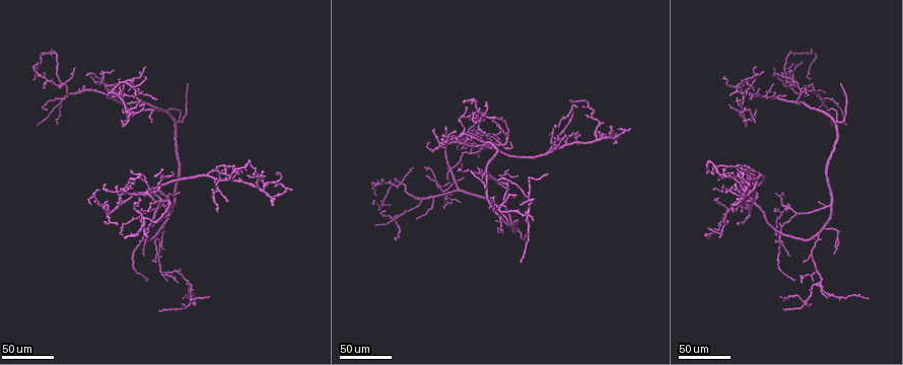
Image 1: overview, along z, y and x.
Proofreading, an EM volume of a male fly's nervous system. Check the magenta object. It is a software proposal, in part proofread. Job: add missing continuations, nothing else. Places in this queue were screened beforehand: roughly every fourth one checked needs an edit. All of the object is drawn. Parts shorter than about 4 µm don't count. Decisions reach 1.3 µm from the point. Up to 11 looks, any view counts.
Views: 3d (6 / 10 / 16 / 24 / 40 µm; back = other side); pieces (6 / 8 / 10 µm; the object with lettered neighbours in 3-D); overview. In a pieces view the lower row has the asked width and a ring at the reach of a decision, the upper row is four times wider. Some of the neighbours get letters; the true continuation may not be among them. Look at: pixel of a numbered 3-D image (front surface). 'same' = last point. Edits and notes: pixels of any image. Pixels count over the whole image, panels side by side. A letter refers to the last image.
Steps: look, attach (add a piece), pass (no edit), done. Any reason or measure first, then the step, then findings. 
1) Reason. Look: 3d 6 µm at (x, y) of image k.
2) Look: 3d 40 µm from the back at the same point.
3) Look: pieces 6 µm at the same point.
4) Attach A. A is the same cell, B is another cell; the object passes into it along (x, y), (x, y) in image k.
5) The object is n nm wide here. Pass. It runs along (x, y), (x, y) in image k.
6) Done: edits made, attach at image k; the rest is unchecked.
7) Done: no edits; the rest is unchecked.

An open end. Look: 3d 24 µm at (744, 166) of image 1.

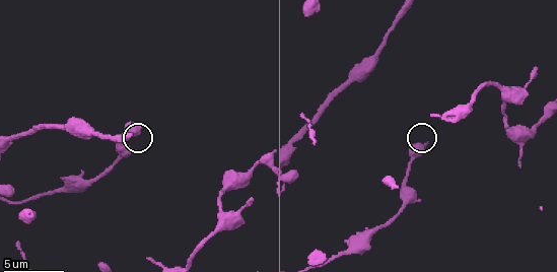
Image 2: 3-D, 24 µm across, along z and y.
Look: pieces 10 µm at (142, 126) of image 2.

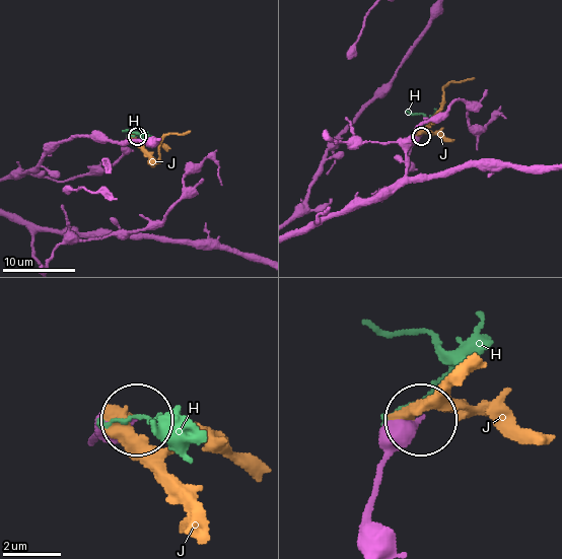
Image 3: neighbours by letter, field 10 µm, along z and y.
Pass. H and J are other cells; it runs along (364, 540), (381, 460), (420, 418) in image 3; no lettered piece goes on from it.

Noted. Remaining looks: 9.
Look: 3d 40 µm at (839, 85) of image 1.

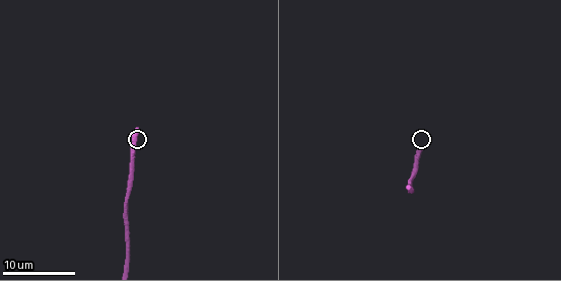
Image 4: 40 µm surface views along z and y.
Look: pieces 8 µm at (135, 131) of image 4.

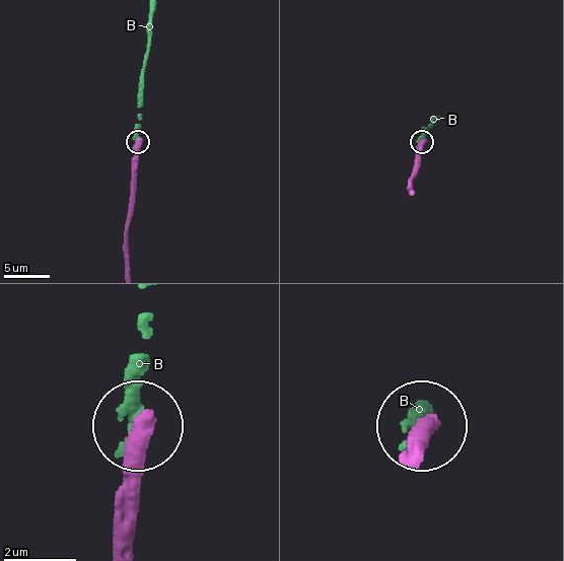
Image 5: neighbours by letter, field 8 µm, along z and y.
The object is 420 nm wide here. Pass. B is another cell; it runs along (123, 549), (138, 425) in image 5; none of them fits.

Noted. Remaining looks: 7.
Long arm stops here. Look: 3d 40 µm at (496, 220) of image 1.

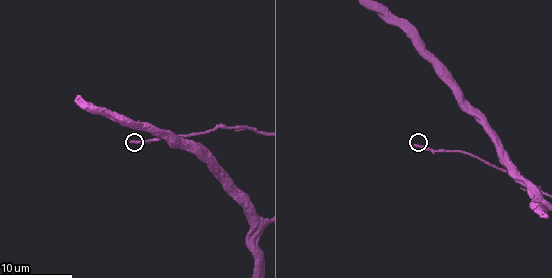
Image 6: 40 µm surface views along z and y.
Look: pieces 8 µm at (415, 145) of image 6.

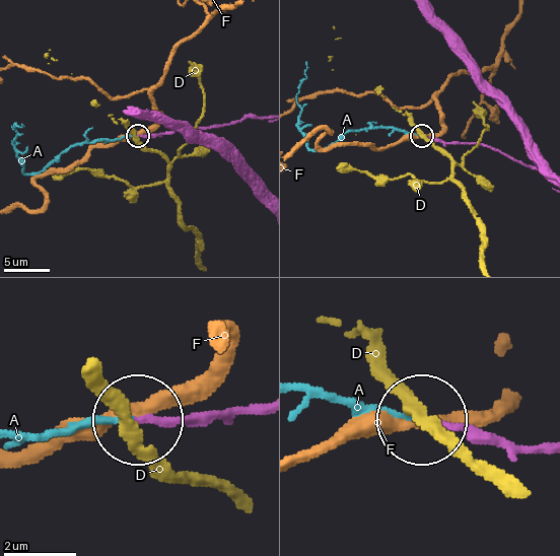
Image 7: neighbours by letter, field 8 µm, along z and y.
Attach A. A is the same cell, D and F are other cells; the object passes into it along (160, 133), (83, 141), (33, 172), (25, 172), (17, 151) in image 7; it goes on there.

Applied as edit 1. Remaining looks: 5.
End of a long branch. Look: 3d 40 µm at (803, 281) of image 1.

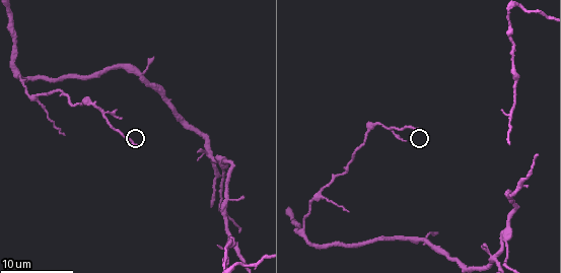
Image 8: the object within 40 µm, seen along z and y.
See the neighbours. Look: pieces 6 µm at (135, 144) of image 8.

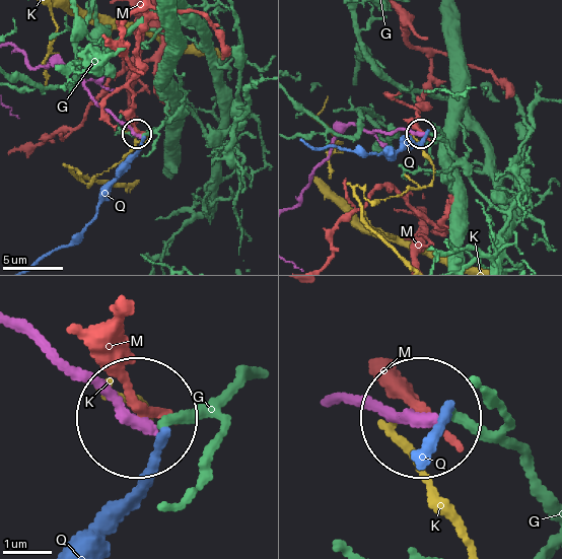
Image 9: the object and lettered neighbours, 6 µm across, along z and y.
The object is 260 nm wide here. Pass. G, K, M and Q are other cells; it runs along (21, 327), (138, 415) in image 9; none of them fits.

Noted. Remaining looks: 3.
Look: 3d 24 µm at (169, 177) of image 1.

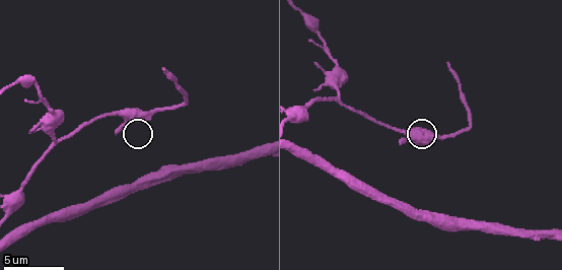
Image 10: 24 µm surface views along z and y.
See the neighbours. Look: pieces 6 µm at (401, 141) of image 10.

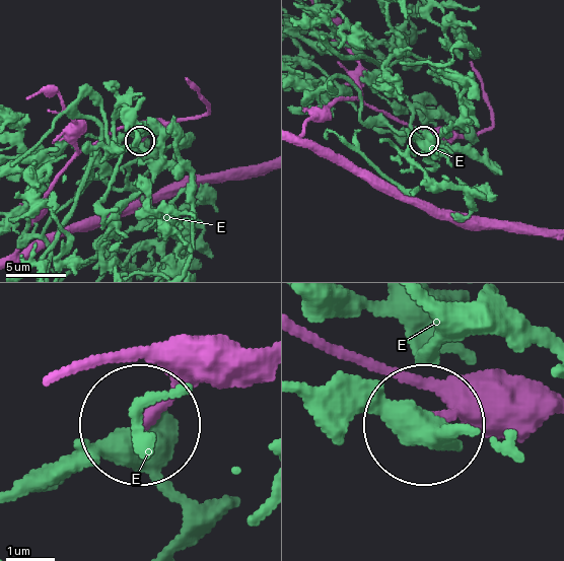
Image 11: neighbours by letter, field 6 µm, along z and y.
Pass. E is another cell; none of them fits.

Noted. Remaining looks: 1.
Tapers out. Look: pieces 10 µm at (163, 72) of image 10.

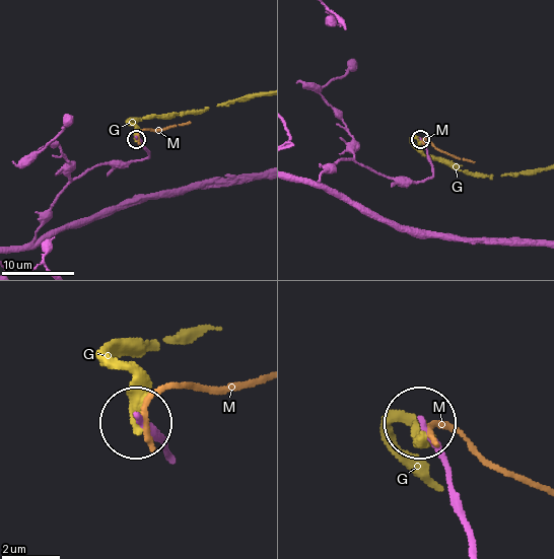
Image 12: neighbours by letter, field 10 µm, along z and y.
Pass. G and M are other cells; it runs along (474, 543), (423, 421) in image 12; no lettered piece goes on from it.

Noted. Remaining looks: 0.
Done: edits made, attach at image 7; the rest is unchecked.

